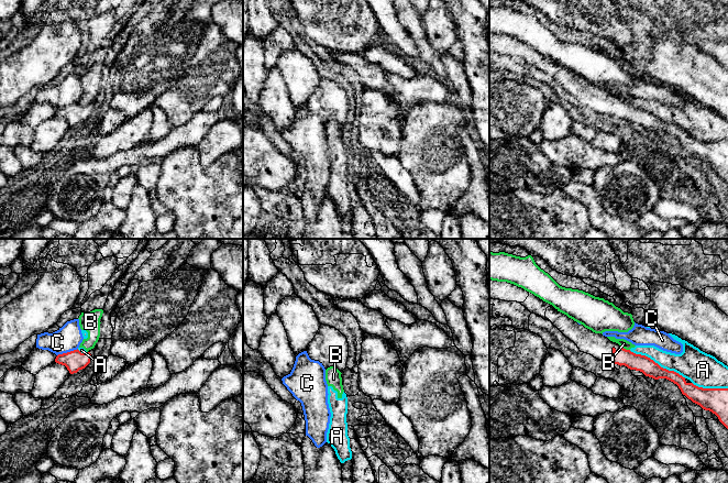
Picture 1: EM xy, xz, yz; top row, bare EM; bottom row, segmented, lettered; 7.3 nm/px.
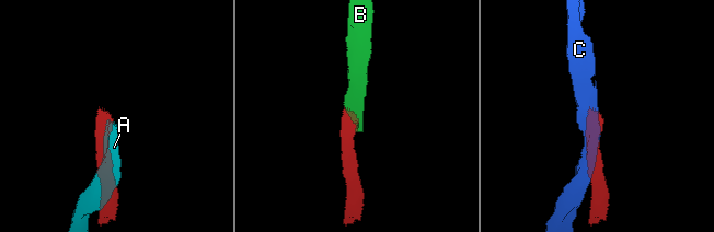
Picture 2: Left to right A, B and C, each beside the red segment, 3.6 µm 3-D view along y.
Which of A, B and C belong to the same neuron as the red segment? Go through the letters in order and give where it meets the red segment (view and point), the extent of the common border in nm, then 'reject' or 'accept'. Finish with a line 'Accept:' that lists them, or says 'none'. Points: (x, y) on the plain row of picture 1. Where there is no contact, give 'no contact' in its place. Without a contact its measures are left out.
A: yz (657, 117) | 460 nm | reject
B: yz (625, 102) | 70 nm | reject
C: xy (67, 106) | 160 nm | reject
Accept: none

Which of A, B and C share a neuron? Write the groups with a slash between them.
A B / C

